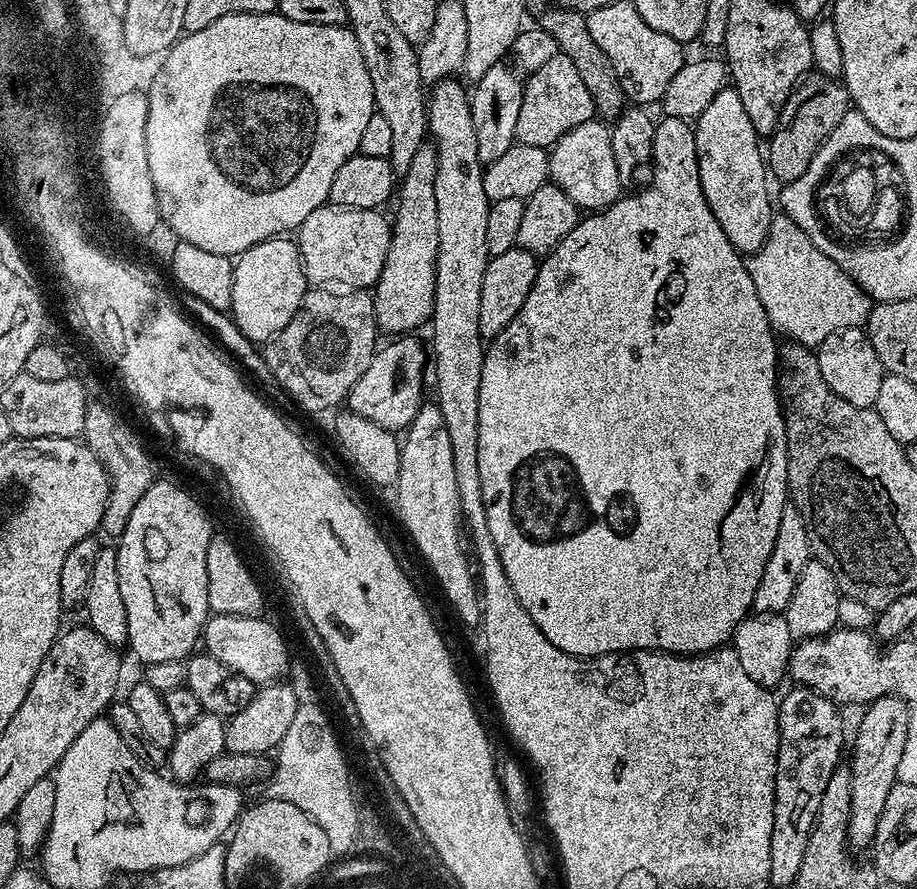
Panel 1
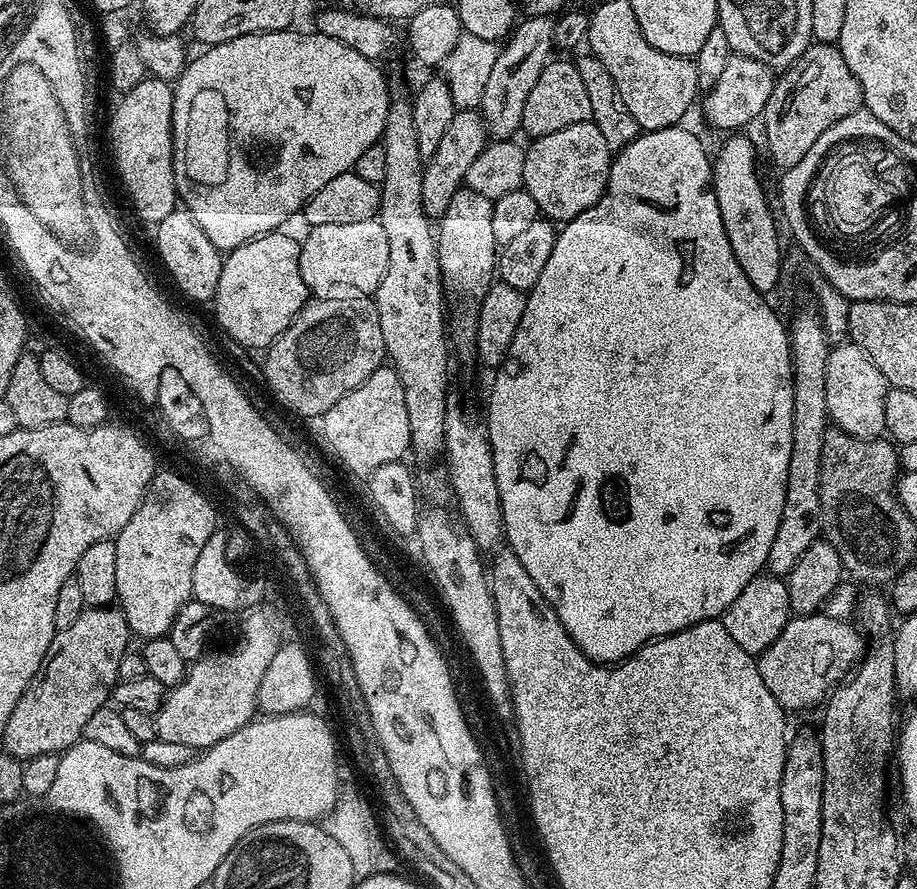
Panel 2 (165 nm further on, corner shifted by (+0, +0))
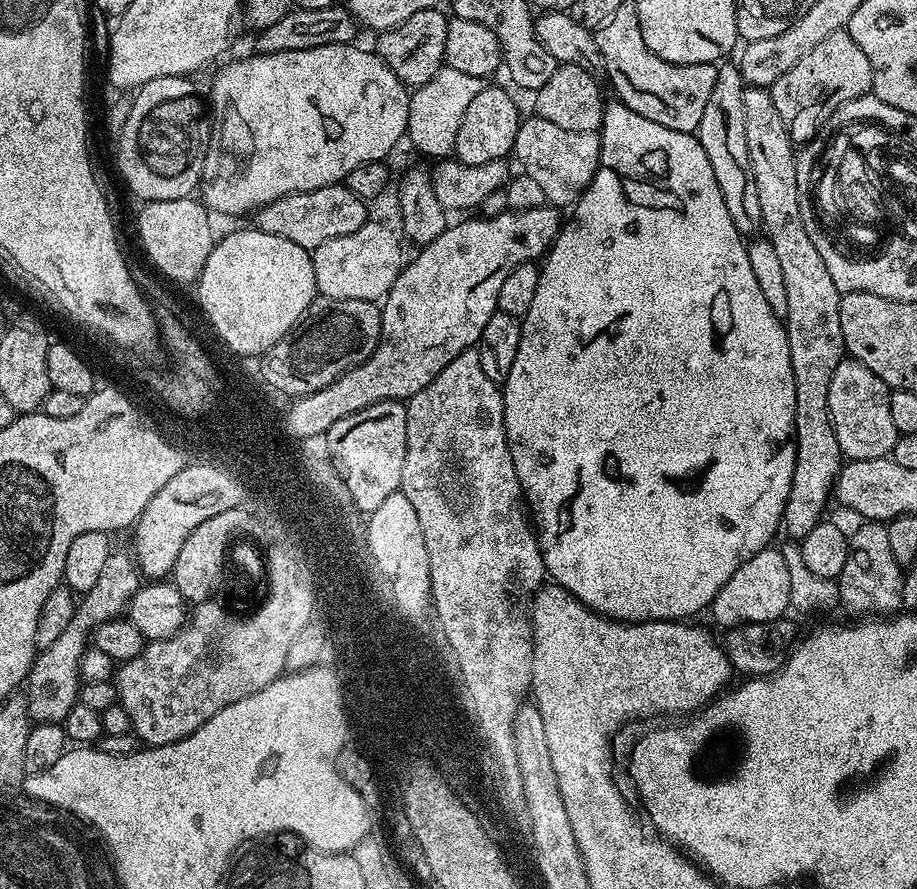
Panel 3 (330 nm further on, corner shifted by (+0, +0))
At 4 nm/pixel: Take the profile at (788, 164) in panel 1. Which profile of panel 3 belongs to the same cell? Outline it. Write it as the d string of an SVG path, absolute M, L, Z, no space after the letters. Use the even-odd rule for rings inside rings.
M847 30L830 34L830 38L818 42L818 46L814 46L814 50L810 50L810 54L806 54L806 58L802 58L802 62L798 62L798 66L790 66L790 70L786 70L786 74L782 74L782 78L778 78L778 82L774 82L770 89L774 106L778 106L778 118L782 118L788 131L788 137L796 146L814 139L816 132L818 136L834 114L834 110L838 110L838 106L842 106L842 102L850 102L859 96L867 96L871 90L870 58L866 58L866 54L862 54L858 42L854 42L854 38Z

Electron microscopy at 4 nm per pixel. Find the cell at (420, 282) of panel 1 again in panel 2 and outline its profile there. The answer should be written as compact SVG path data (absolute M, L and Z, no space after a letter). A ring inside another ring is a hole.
M458 110L446 128L433 156L426 160L424 177L422 178L422 206L429 218L443 217L446 206L450 206L450 198L460 191L466 178L466 170L482 150L488 147L490 137L488 128L484 124L484 117L476 110Z

